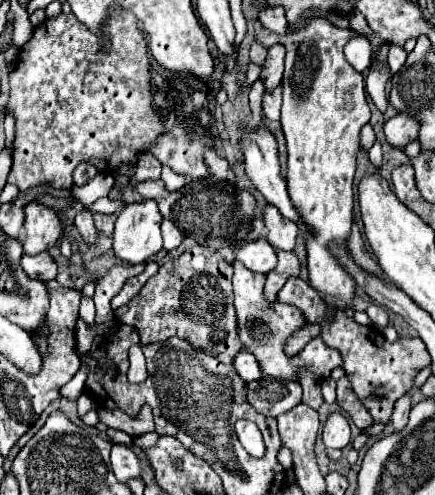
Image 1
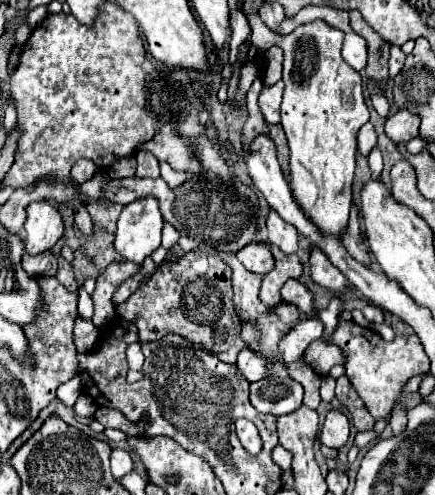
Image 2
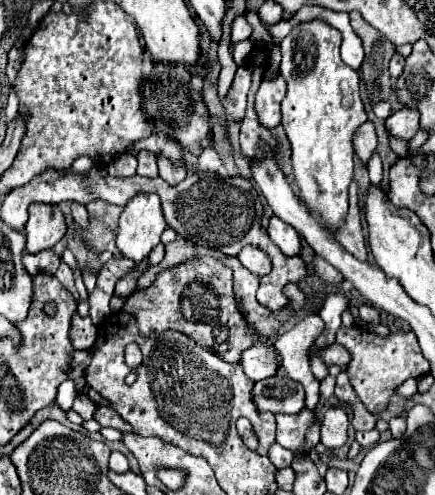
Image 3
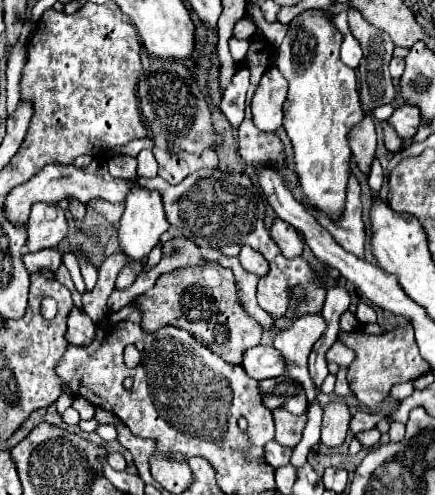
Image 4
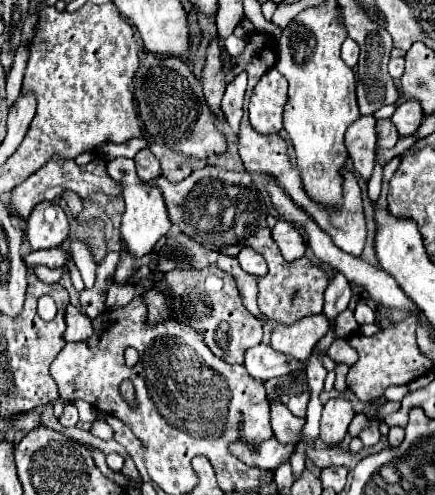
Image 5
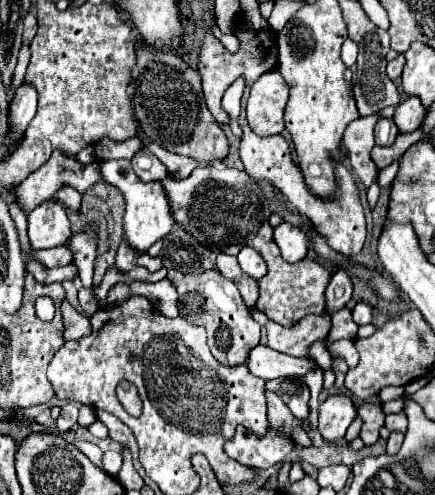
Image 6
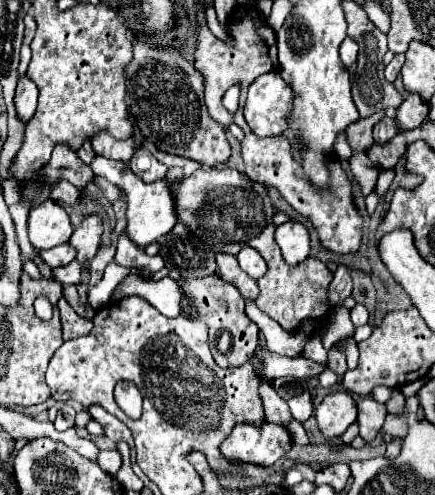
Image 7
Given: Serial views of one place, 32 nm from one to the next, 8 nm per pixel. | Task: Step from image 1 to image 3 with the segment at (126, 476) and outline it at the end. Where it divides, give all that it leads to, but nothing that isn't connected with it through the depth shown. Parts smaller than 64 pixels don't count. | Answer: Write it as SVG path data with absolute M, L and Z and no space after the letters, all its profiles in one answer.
M112 452L108 462L110 462L110 468L112 468L114 472L118 472L118 474L130 470L130 466L128 466L128 458L126 458L122 452Z

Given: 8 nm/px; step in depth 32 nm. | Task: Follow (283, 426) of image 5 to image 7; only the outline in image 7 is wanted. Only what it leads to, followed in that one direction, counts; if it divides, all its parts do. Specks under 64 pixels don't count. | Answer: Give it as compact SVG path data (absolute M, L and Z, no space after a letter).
M256 360L256 374L258 374L258 380L260 380L260 398L264 402L264 412L266 412L266 420L272 420L274 424L284 424L288 426L288 422L292 420L292 414L288 410L288 404L284 398L280 398L276 394L276 390L272 388L272 382L268 378L264 378L260 374L262 366L258 364Z

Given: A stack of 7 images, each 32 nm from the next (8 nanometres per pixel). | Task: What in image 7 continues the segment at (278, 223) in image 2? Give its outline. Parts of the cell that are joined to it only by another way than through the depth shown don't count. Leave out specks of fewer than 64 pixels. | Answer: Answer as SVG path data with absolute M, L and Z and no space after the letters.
M286 222L276 228L276 242L288 264L296 266L310 256L310 232L302 222Z

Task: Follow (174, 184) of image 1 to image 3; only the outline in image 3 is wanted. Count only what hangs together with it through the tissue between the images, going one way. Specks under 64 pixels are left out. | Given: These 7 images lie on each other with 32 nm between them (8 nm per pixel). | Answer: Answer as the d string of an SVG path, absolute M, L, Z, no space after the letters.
M156 154L158 158L158 168L160 168L160 176L168 182L168 184L180 184L184 180L184 176L188 174L188 168L184 164L174 164L170 158L162 156L162 154Z

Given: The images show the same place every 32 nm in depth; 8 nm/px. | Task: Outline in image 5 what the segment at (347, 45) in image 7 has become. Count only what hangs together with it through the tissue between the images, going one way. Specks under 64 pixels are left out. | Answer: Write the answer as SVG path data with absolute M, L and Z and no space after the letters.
M346 38L342 44L342 60L352 68L358 62L358 54L360 54L360 50L356 48L356 42L352 38Z

